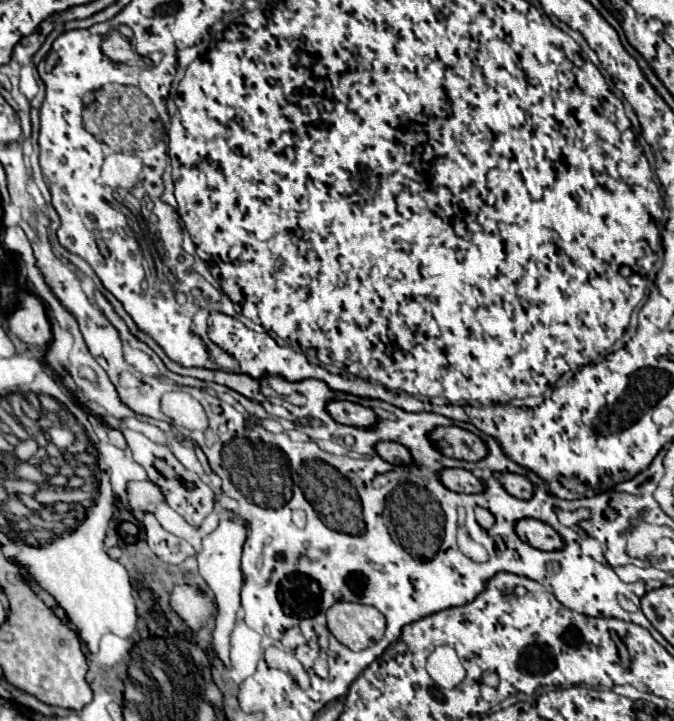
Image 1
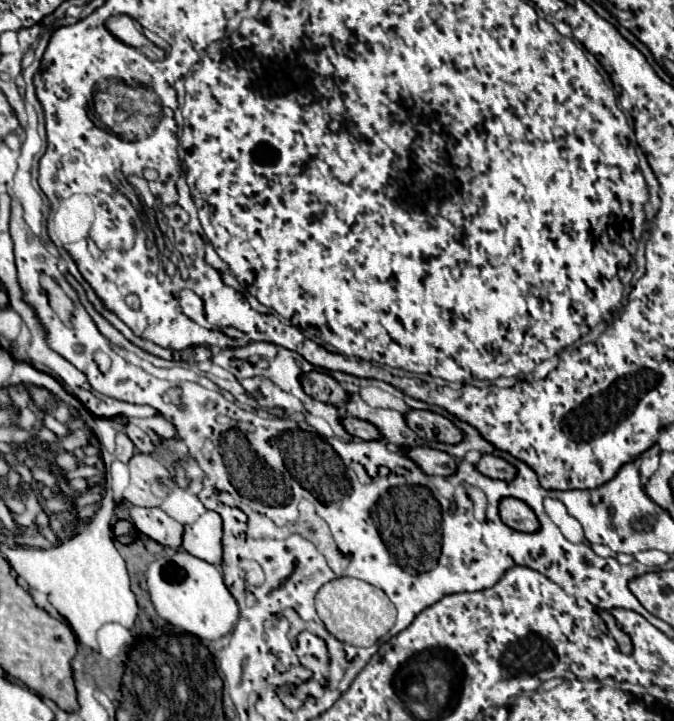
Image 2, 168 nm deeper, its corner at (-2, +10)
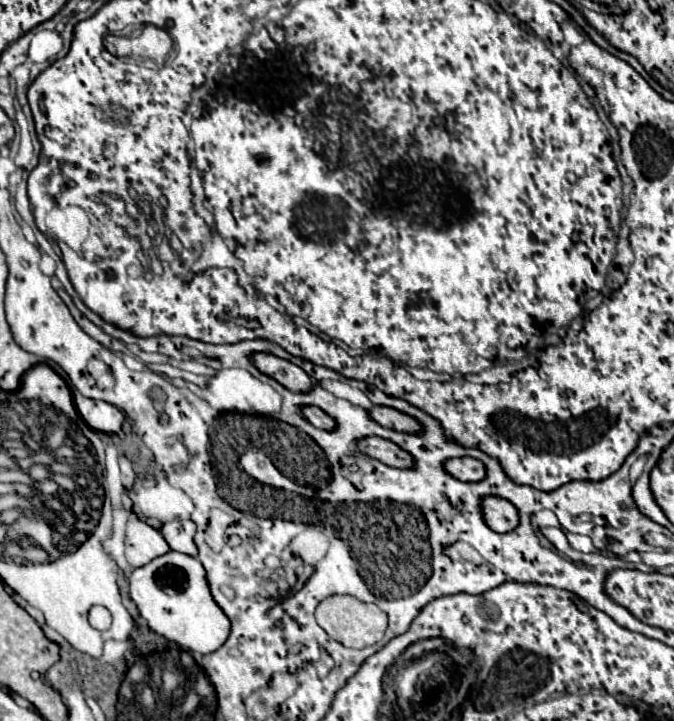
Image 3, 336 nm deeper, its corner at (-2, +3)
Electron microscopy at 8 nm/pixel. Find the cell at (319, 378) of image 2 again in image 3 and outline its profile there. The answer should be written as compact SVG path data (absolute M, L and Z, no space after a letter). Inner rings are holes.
M266 353L254 355L254 365L262 373L276 379L280 385L284 385L286 389L290 389L294 393L308 393L314 387L312 379L308 377L308 373L304 369L300 369L298 365L294 365L290 361L284 361L280 357L266 355Z

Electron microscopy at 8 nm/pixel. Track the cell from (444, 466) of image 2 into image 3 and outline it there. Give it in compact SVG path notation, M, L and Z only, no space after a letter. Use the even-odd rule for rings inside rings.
M366 437L366 439L358 441L358 447L366 455L370 455L372 459L378 459L390 467L398 467L398 469L412 469L414 467L414 457L388 439Z

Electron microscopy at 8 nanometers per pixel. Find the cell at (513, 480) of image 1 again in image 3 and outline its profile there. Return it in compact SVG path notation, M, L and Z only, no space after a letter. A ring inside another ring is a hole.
M472 457L450 459L450 461L446 461L444 467L450 475L454 475L460 481L482 481L486 477L484 463L478 459L472 459Z

